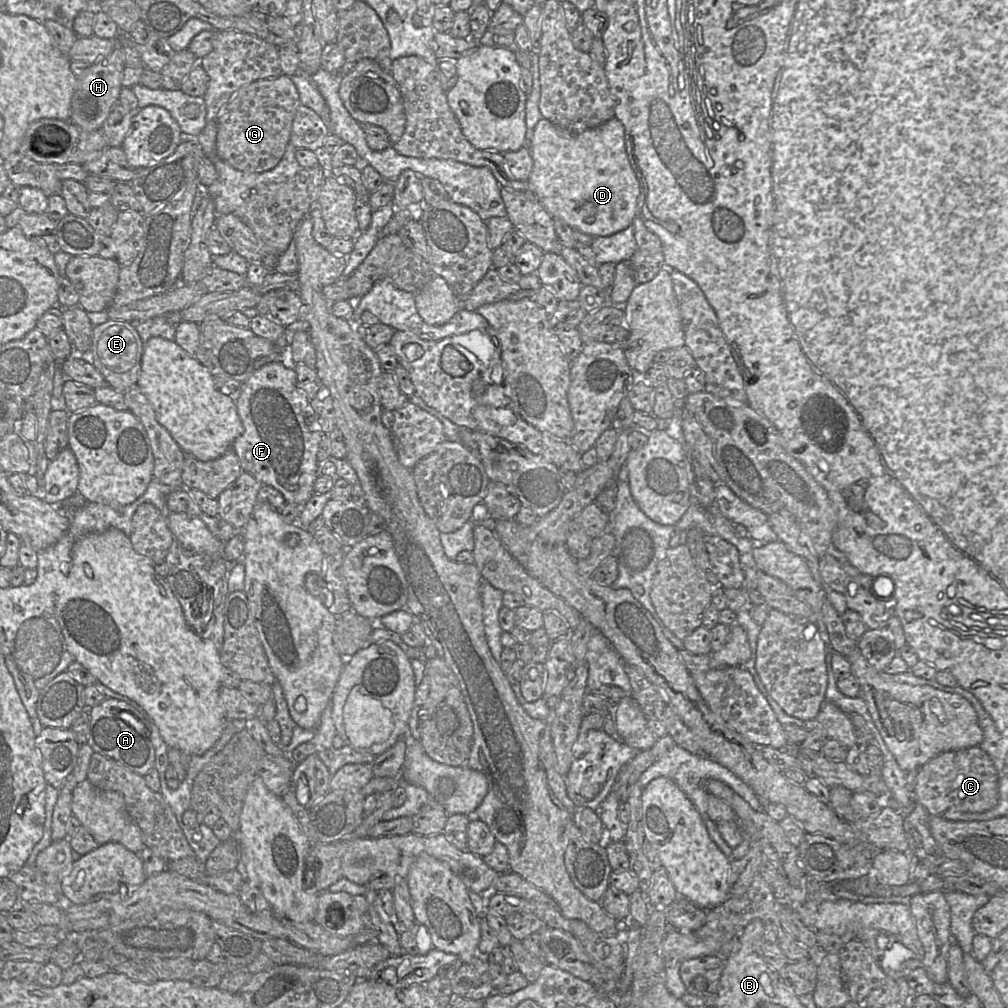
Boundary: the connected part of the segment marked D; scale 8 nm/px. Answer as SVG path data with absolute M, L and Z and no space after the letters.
M616 116L597 127L582 132L567 131L542 117L534 128L532 138L528 143L528 147L533 159L533 168L527 180L530 192L534 194L541 205L553 218L559 218L565 221L573 229L578 229L594 237L609 236L622 231L633 224L633 220L638 215L638 198L640 195L640 185L626 152L624 126Z

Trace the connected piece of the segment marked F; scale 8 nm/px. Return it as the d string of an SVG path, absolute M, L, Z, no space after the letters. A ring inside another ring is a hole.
M281 362L267 363L255 369L248 377L248 379L243 382L242 392L240 397L236 401L236 406L239 417L244 427L244 431L240 436L238 436L234 440L232 449L238 457L242 470L250 473L255 479L257 479L262 484L270 485L280 491L288 504L294 504L297 506L304 505L314 494L314 483L318 475L320 475L318 470L317 453L323 432L312 431L305 423L304 412L306 411L306 408L310 406L310 404L306 393L297 387L297 374L295 370L285 367Z

